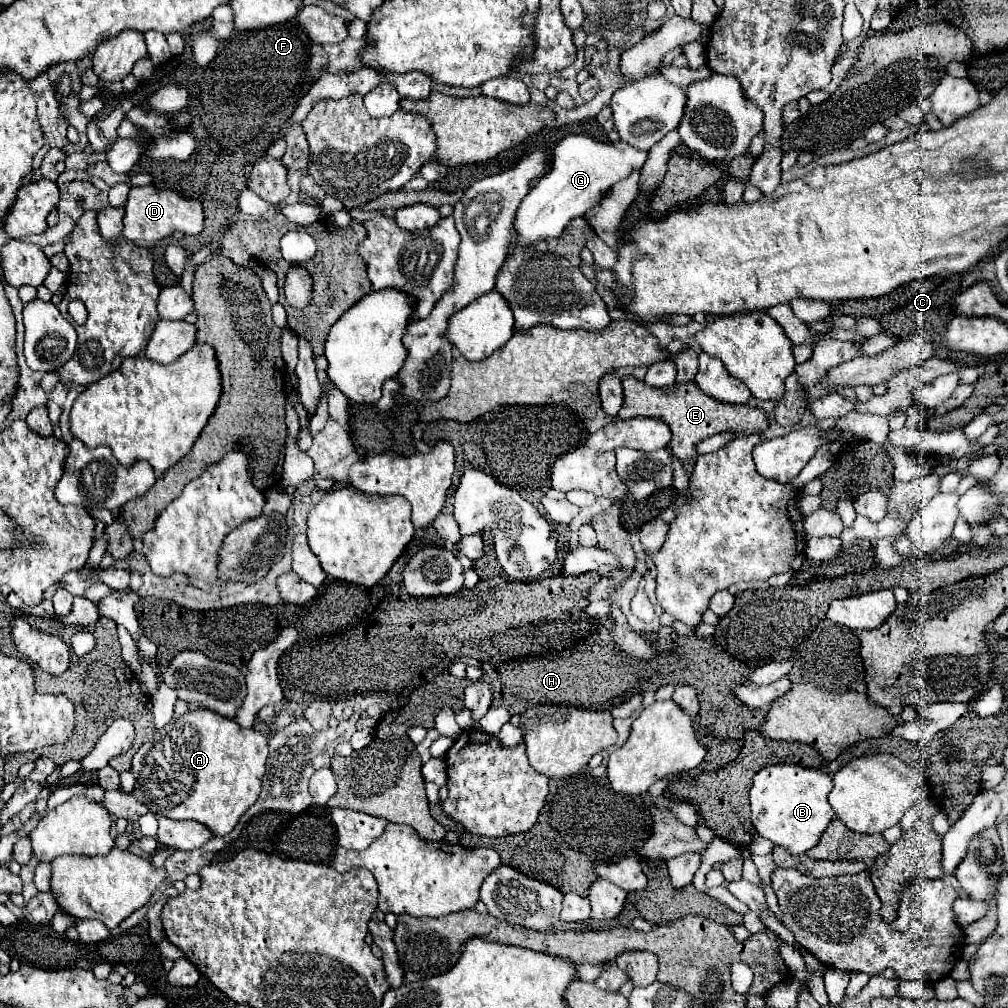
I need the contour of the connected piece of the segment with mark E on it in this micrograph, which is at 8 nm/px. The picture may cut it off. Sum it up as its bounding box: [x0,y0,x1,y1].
[619,378,769,462]

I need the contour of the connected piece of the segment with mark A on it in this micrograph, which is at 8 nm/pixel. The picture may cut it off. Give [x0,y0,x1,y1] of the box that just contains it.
[131,710,269,836]

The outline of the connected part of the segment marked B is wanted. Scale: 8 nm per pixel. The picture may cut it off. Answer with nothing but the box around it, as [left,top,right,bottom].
[749,764,835,856]

